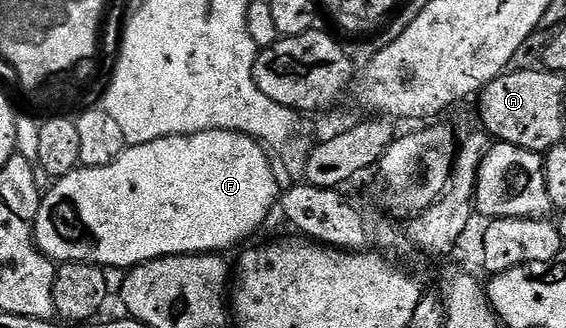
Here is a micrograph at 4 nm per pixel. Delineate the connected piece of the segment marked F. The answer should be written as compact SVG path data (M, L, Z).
M200 131L187 137L165 137L156 139L152 143L129 146L112 163L104 167L92 167L87 169L79 167L73 169L68 175L57 178L50 190L45 190L38 206L38 214L34 220L34 243L38 250L55 263L75 261L76 263L88 263L109 267L111 270L122 269L129 271L135 265L143 265L145 261L154 261L158 257L179 257L181 253L213 253L221 254L221 249L230 249L233 245L241 246L245 237L250 237L266 221L266 216L276 209L279 204L280 188L278 189L278 177L270 166L271 158L267 150L252 137L245 137L243 133L232 131Z

